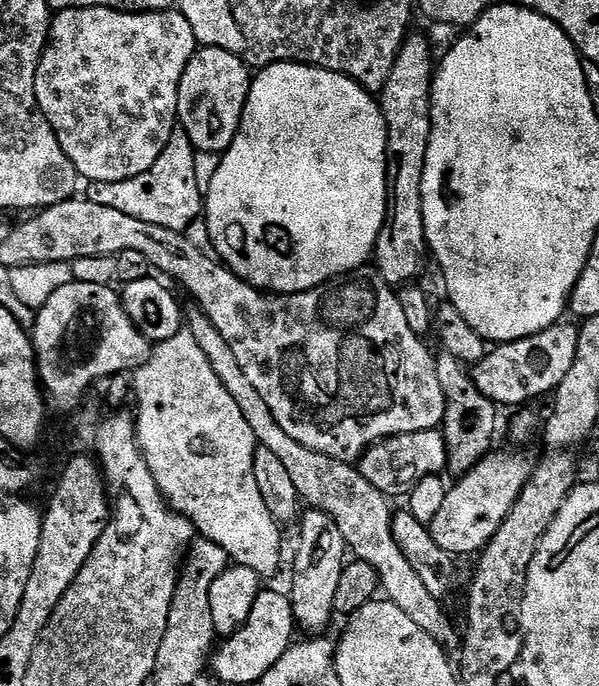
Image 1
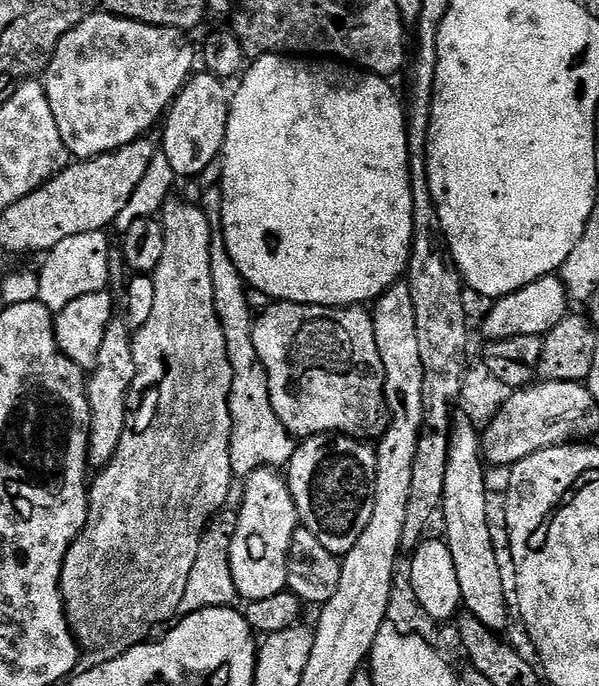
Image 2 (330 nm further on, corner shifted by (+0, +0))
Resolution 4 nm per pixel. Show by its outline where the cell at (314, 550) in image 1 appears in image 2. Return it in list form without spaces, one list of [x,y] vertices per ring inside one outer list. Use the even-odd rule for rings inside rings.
[[[325,434],[323,436],[310,436],[301,439],[296,446],[296,452],[286,465],[286,479],[288,489],[296,503],[296,515],[299,523],[330,554],[338,557],[351,550],[354,542],[362,535],[362,530],[370,523],[370,513],[374,510],[374,486],[376,485],[376,450],[371,443],[356,440],[352,436],[341,436],[339,434]]]

